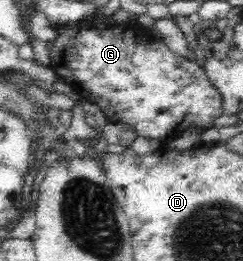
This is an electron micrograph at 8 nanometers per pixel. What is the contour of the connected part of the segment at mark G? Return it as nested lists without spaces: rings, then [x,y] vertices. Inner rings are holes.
[[[84,18],[64,26],[54,26],[54,29],[54,40],[45,45],[50,58],[48,67],[58,79],[72,86],[81,100],[96,104],[107,122],[126,124],[136,131],[136,136],[167,143],[192,127],[202,130],[216,127],[215,120],[224,115],[221,92],[212,84],[204,69],[197,62],[174,54],[166,43],[138,23],[115,23],[98,30],[91,18]]]

